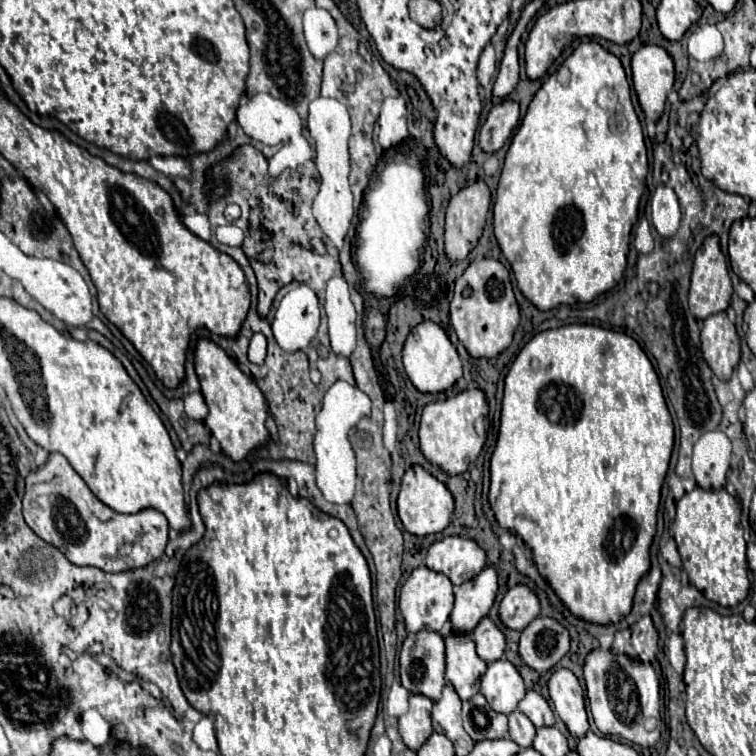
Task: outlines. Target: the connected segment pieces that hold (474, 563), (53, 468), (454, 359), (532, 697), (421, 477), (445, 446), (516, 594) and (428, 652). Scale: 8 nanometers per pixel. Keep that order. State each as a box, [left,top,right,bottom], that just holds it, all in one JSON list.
[[426,535,486,585],[24,453,168,573],[402,321,462,393],[518,691,554,725],[398,465,454,535],[420,387,488,475],[500,583,540,631],[400,629,444,701]]

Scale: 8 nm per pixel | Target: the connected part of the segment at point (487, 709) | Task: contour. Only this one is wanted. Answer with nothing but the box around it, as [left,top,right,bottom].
[462,693,508,741]

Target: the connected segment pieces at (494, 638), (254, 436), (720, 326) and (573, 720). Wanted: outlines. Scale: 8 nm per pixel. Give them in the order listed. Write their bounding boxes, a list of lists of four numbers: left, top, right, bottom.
[[472,617,506,663],[196,339,270,461],[702,313,740,381],[548,669,588,739]]

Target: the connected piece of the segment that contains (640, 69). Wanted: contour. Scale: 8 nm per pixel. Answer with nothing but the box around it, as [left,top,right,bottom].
[632,45,674,121]

